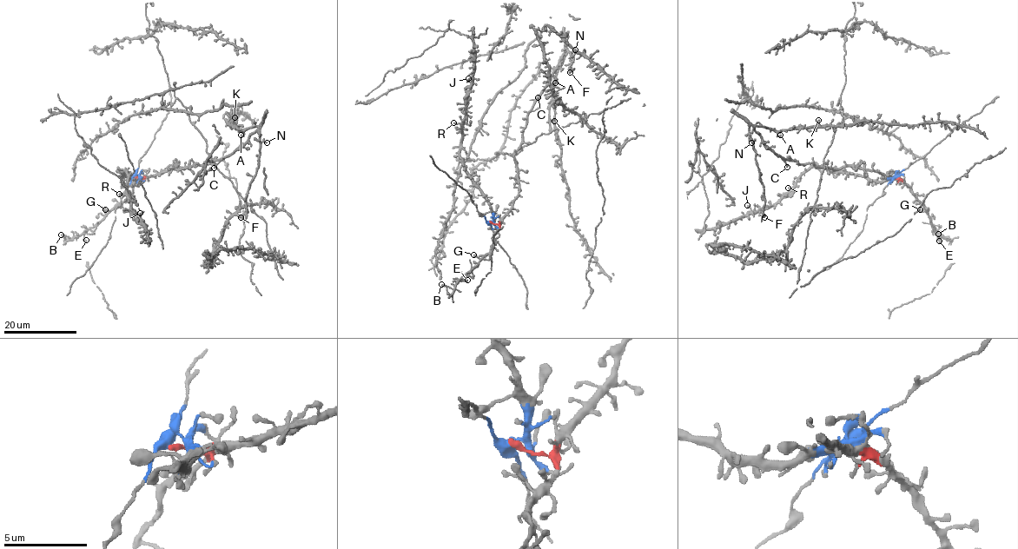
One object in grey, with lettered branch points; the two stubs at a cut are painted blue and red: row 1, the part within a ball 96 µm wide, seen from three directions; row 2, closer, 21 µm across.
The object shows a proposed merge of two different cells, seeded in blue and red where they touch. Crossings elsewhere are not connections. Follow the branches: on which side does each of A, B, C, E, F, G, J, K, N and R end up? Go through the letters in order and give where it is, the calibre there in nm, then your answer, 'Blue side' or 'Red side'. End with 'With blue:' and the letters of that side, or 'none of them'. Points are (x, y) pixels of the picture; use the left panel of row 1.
A: Place: (241, 135). Thickness 240 nm. Red side
B: Place: (61, 234). Thickness 400 nm. Red side
C: Place: (214, 168). Thickness 320 nm. Red side
E: Place: (86, 240). Thickness 280 nm. Red side
F: Place: (241, 217). Thickness 440 nm. Red side
G: Place: (105, 209). Thickness 360 nm. Red side
J: Place: (140, 213). Thickness 240 nm. Blue side
K: Place: (234, 117). Thickness 280 nm. Red side
N: Place: (267, 142). Thickness 190 nm. Red side
R: Place: (119, 194). Thickness 360 nm. Blue side
With blue: J, R

